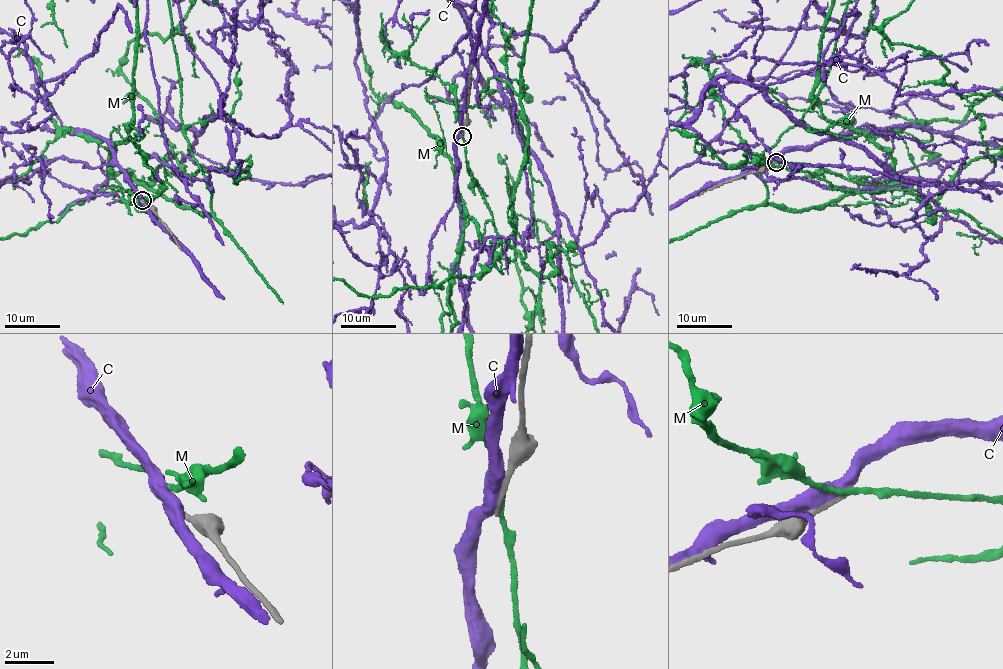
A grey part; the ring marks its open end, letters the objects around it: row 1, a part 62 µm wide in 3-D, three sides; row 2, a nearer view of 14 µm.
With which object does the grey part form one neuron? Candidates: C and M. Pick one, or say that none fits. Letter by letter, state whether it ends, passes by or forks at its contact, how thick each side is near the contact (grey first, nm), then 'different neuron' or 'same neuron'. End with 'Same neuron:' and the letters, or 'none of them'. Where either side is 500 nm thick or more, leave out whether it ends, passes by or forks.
C: calibres 280 and 500 nm; different neuron
M: it passes by; calibres 220 and 200 nm; different neuron
Same neuron: none of them

